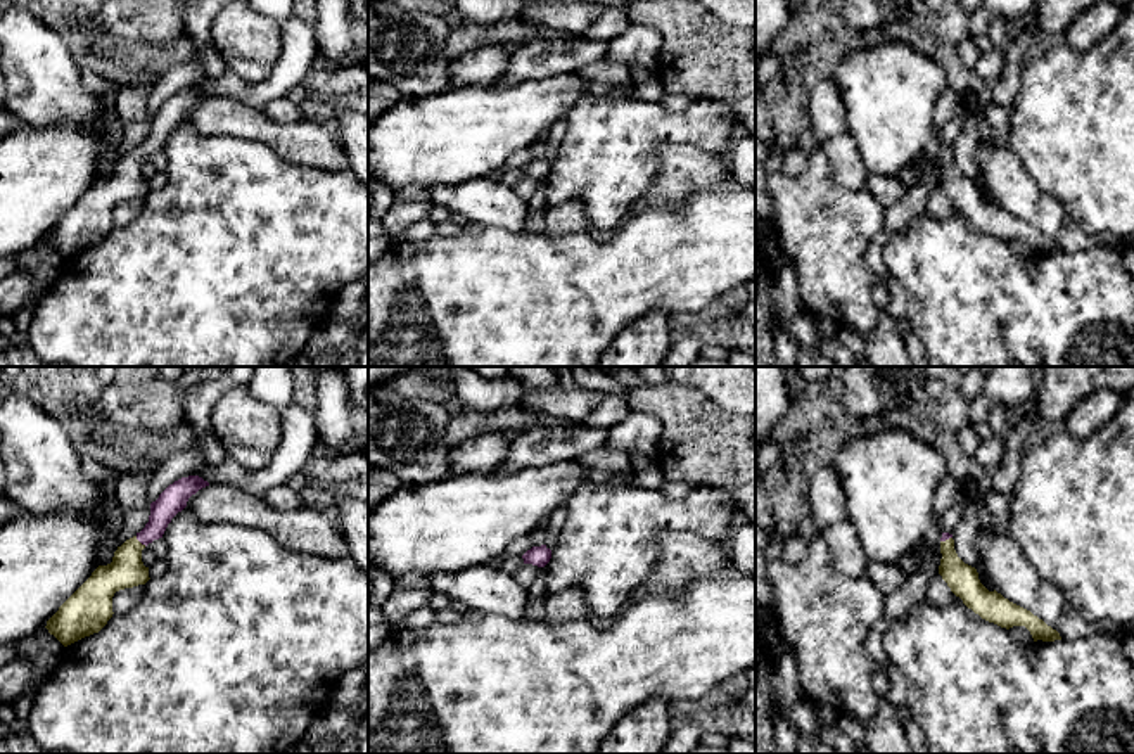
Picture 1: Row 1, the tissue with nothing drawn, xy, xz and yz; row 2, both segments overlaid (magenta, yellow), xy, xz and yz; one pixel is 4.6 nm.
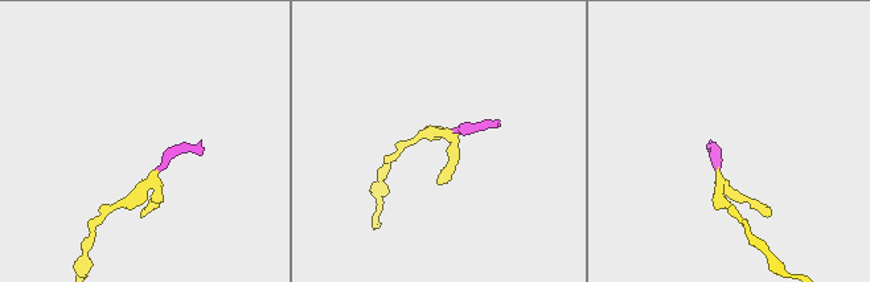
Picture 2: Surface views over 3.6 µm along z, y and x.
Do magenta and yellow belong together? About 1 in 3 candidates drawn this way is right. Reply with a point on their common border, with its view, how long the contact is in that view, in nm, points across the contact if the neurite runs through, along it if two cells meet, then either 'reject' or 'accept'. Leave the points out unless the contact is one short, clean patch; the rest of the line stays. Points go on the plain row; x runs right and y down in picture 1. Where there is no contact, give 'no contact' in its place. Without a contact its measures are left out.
meets magenta in xy at (140, 154); contact 70 nm long; runs through xy (172, 113), (140, 154), (130, 165), (127, 182); accept

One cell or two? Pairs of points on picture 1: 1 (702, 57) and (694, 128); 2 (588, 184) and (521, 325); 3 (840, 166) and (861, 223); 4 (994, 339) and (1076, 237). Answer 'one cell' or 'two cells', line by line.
1: two cells
2: two cells
3: two cells
4: two cells

